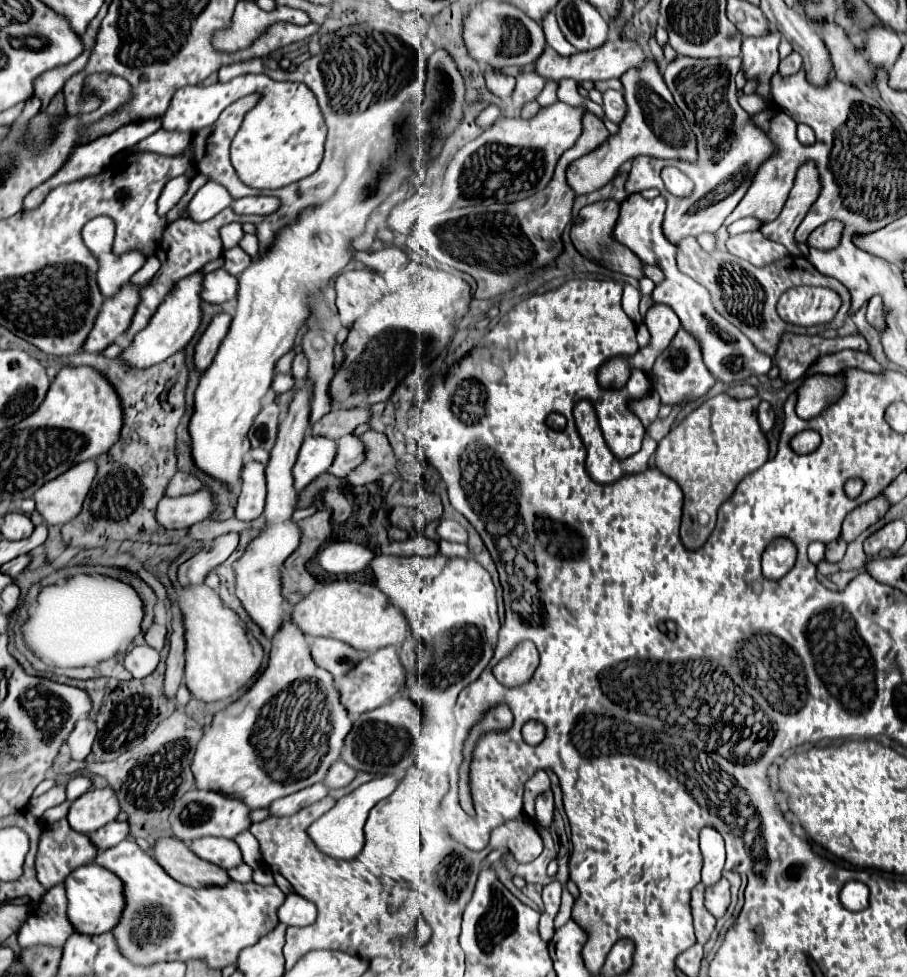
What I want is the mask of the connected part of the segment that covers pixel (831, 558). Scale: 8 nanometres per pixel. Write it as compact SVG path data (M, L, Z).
M837 539L837 541L831 541L827 545L827 551L825 551L825 561L829 563L839 563L845 555L845 549L847 549L847 543L843 539Z

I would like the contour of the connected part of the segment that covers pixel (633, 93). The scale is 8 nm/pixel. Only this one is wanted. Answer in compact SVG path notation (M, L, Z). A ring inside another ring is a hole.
M651 61L647 69L631 69L631 73L623 77L623 85L629 111L623 123L619 125L619 133L611 135L609 141L603 143L599 149L573 161L567 167L567 183L577 195L587 195L601 189L615 177L617 169L627 159L633 159L637 155L651 155L659 159L683 159L691 163L697 159L695 133L689 127L683 111L677 107L671 91L667 89L657 63Z

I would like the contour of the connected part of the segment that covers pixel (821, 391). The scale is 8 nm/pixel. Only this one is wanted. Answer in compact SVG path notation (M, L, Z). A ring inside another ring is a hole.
M843 373L839 375L811 375L809 379L805 379L805 383L797 389L799 399L797 399L797 415L801 419L811 419L821 415L833 401L839 401L839 395L845 389L843 383Z

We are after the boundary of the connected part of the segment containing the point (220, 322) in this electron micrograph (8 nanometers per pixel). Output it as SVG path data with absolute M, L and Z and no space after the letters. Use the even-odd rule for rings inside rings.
M219 313L213 317L213 321L209 323L209 327L205 329L205 333L201 335L201 339L195 347L195 365L199 371L205 371L211 365L211 361L217 355L217 349L223 343L229 327L231 327L231 315Z

